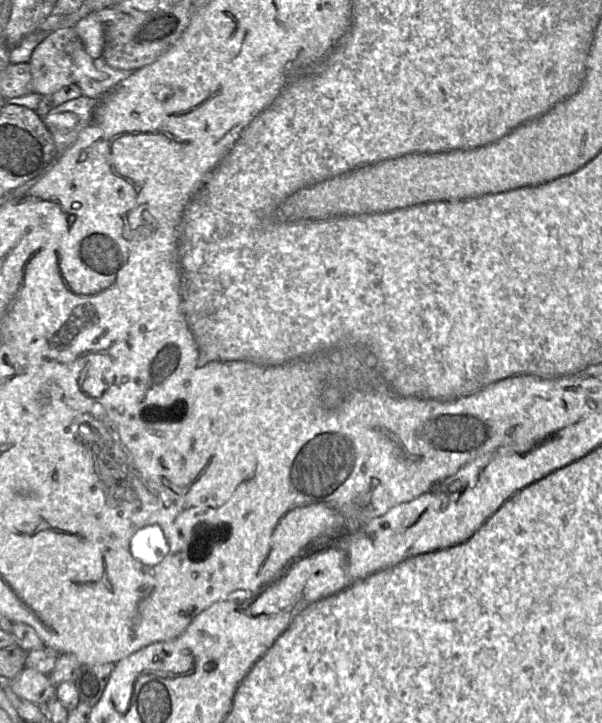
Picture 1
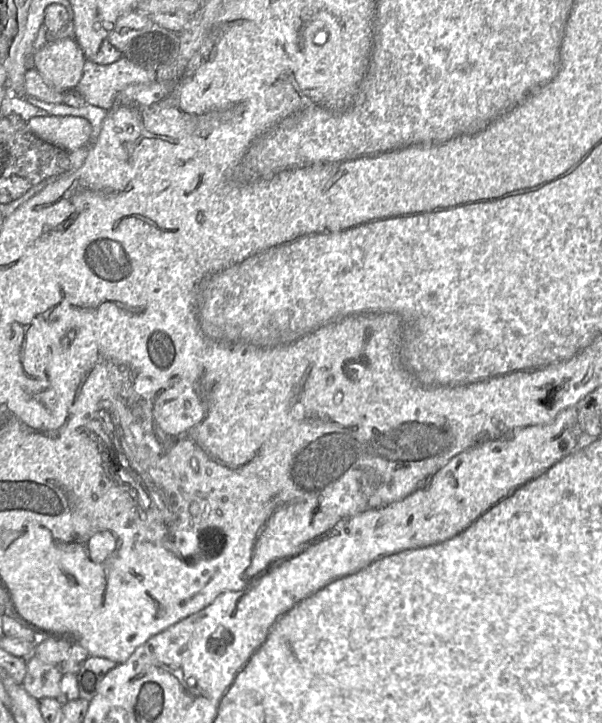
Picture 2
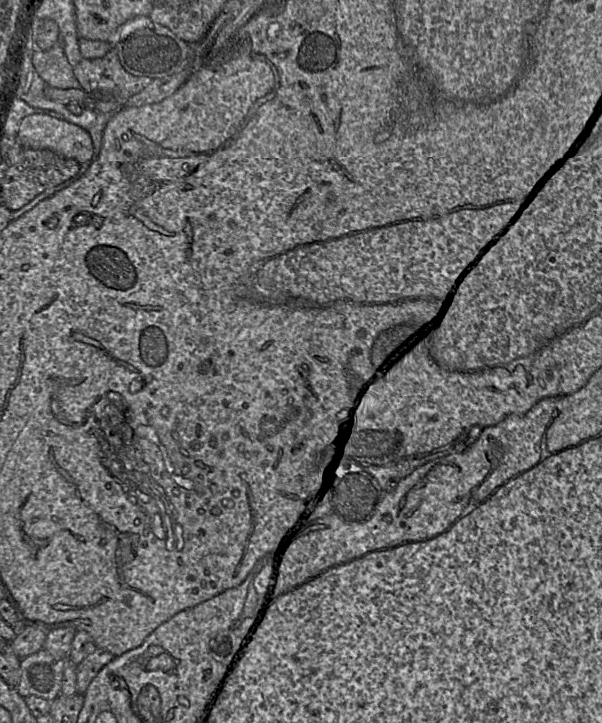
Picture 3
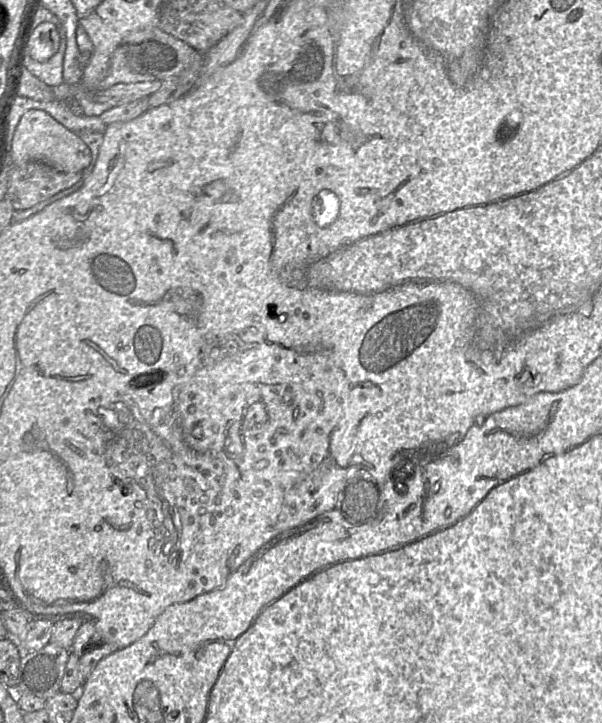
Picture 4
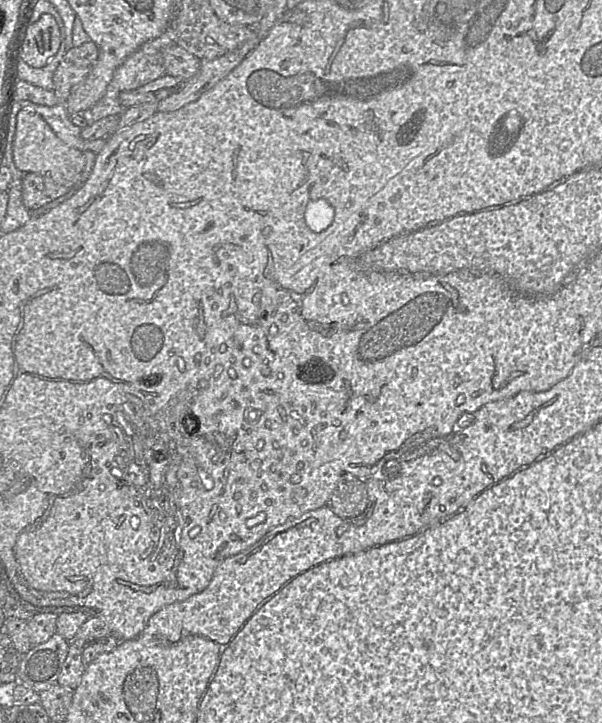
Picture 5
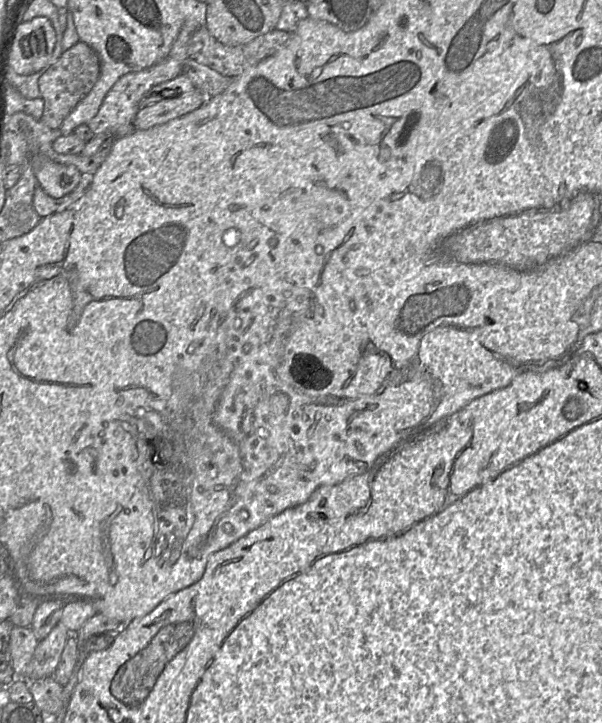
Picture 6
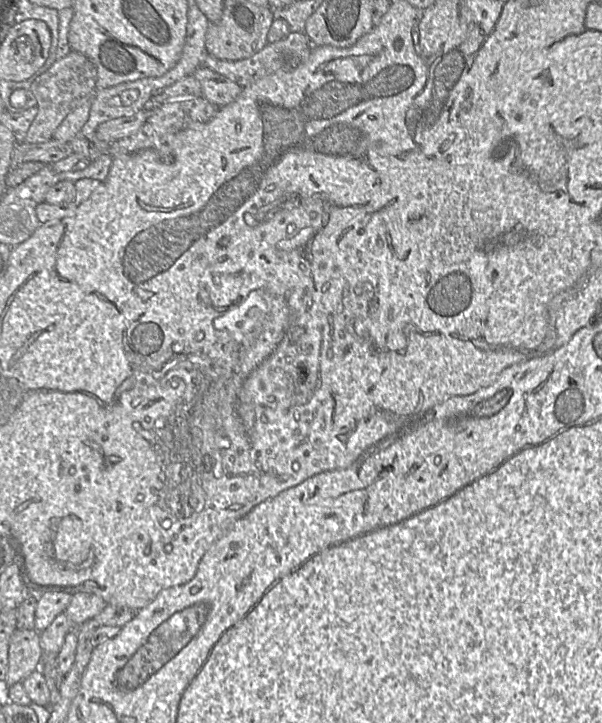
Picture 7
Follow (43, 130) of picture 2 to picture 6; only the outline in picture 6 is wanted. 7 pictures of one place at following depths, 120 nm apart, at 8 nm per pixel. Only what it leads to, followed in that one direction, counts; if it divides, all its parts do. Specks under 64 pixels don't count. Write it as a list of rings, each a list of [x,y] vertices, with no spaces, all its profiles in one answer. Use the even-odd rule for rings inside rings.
[[[33,156],[38,185],[52,198],[62,198],[79,184],[82,173],[73,165],[64,165],[46,156]]]

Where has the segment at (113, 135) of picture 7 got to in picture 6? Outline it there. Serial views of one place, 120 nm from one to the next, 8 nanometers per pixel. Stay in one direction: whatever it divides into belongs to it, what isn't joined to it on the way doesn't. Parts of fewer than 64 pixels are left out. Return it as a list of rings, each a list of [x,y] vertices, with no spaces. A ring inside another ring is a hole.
[[[198,89],[173,98],[166,98],[152,105],[139,108],[133,120],[136,130],[148,130],[182,117],[202,106],[207,97]]]

